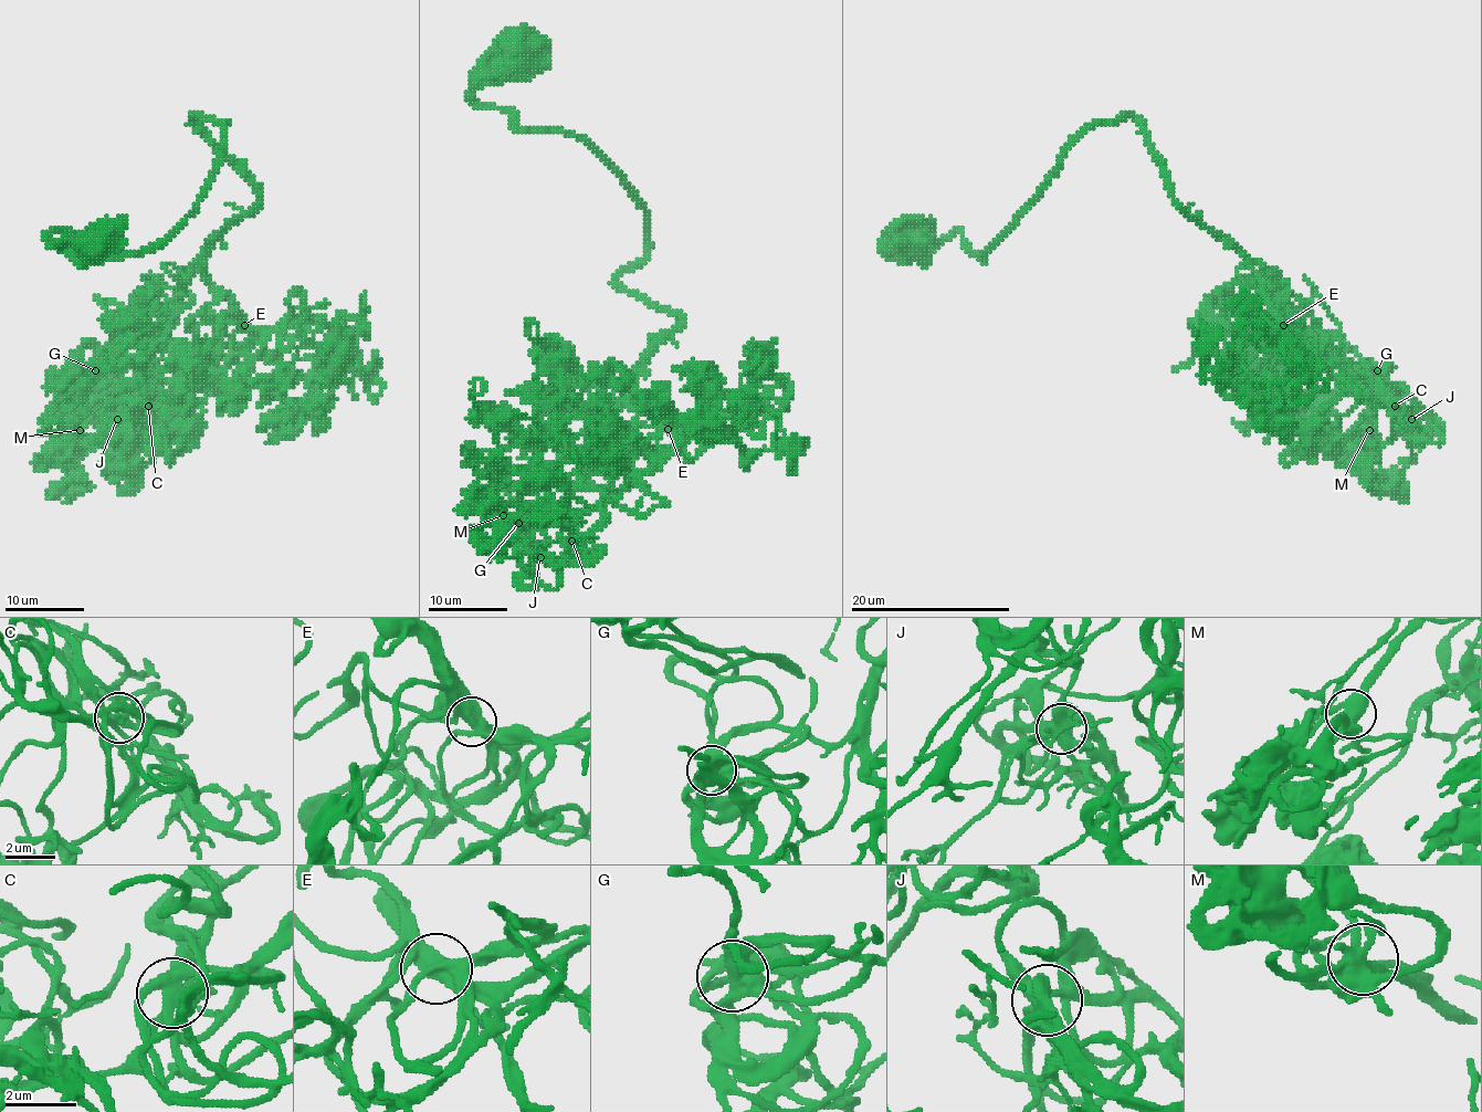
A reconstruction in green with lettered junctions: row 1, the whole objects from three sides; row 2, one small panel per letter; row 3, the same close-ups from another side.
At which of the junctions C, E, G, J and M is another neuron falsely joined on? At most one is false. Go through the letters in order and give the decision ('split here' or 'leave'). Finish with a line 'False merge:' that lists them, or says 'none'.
C: leave
E: leave
G: leave
J: leave
M: leave
False merge: none

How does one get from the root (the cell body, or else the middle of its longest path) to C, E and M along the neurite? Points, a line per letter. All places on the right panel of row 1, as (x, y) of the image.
C: (900, 241), (937, 244), (959, 231), (984, 256), (1086, 129), (1133, 115), (1172, 197), (1281, 283), (1395, 406)
E: (900, 241), (937, 244), (959, 231), (984, 256), (1086, 129), (1133, 115), (1172, 197), (1240, 253), (1283, 324)
M: (900, 241), (959, 231), (984, 256), (1086, 129), (1133, 115), (1172, 197), (1380, 376), (1369, 430)

